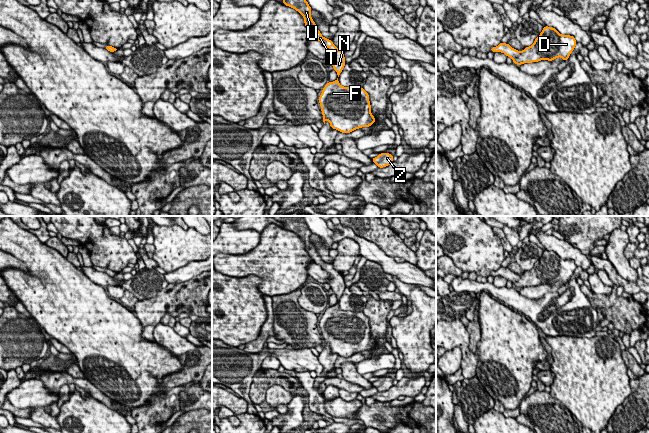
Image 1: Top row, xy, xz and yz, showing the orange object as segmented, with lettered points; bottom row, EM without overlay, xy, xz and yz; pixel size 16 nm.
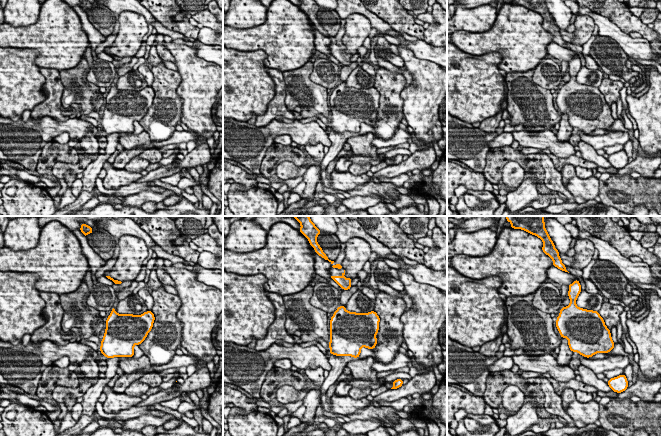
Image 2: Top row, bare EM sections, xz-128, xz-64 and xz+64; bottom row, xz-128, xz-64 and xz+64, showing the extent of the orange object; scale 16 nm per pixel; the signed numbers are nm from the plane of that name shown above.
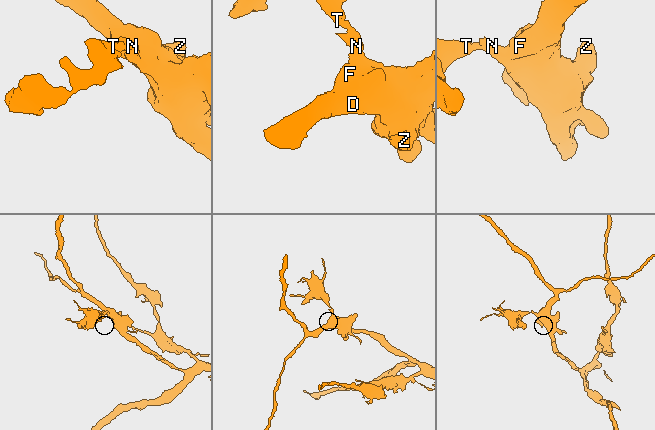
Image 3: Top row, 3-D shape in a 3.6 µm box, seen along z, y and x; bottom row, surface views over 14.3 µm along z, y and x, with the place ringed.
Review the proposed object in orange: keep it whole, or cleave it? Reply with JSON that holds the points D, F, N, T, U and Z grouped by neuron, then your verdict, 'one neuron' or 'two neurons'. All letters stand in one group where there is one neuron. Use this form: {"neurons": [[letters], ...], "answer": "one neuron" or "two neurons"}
{"neurons": [["D", "F", "N", "T", "U", "Z"]], "answer": "one neuron"}

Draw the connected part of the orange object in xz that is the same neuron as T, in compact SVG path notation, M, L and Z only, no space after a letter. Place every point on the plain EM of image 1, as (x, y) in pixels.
M273 216L273 218L283 223L282 228L298 235L303 240L304 248L313 261L320 265L323 270L329 272L330 275L333 276L328 280L328 284L339 301L346 288L344 278L333 268L332 264L323 261L316 251L315 246L311 242L312 232L304 222L303 216Z

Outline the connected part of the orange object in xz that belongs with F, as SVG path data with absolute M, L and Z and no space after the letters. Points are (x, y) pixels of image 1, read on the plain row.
M338 302L325 309L318 325L321 330L324 348L326 345L329 345L331 352L339 356L351 357L362 351L370 351L376 345L371 337L369 318L362 311L341 310Z

